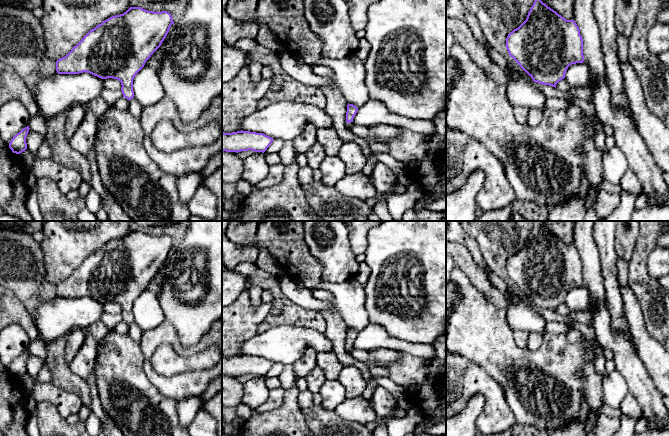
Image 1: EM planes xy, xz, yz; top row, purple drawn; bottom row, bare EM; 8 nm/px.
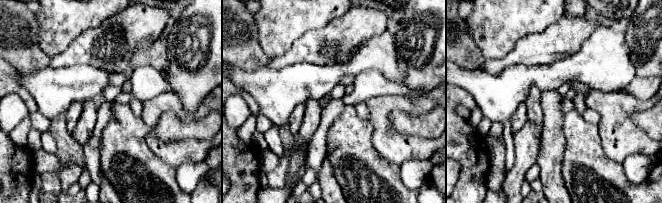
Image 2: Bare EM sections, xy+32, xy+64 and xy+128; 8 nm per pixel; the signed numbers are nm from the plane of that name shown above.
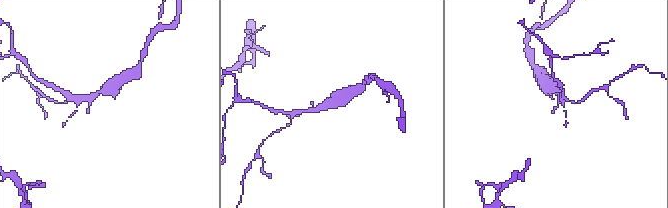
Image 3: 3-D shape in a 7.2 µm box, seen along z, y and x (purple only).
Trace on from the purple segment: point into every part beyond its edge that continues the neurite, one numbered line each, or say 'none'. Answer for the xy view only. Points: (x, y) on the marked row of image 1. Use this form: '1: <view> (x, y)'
none

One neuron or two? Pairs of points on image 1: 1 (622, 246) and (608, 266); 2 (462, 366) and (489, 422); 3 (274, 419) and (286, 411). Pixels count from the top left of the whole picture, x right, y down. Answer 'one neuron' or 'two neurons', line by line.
1: two neurons
2: one neuron
3: one neuron

